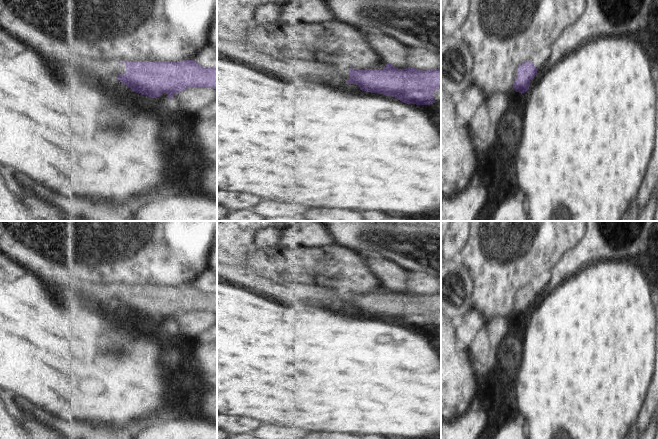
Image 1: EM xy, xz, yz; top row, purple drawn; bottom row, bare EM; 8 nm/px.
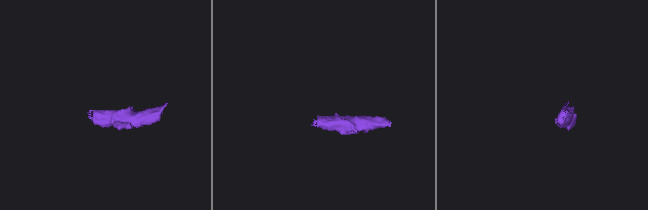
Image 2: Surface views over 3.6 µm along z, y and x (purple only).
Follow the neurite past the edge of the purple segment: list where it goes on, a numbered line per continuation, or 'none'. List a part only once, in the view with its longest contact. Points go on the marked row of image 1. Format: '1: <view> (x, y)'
none

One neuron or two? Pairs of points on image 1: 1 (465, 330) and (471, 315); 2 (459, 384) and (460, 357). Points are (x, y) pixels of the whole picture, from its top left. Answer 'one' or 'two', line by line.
1: one
2: one

